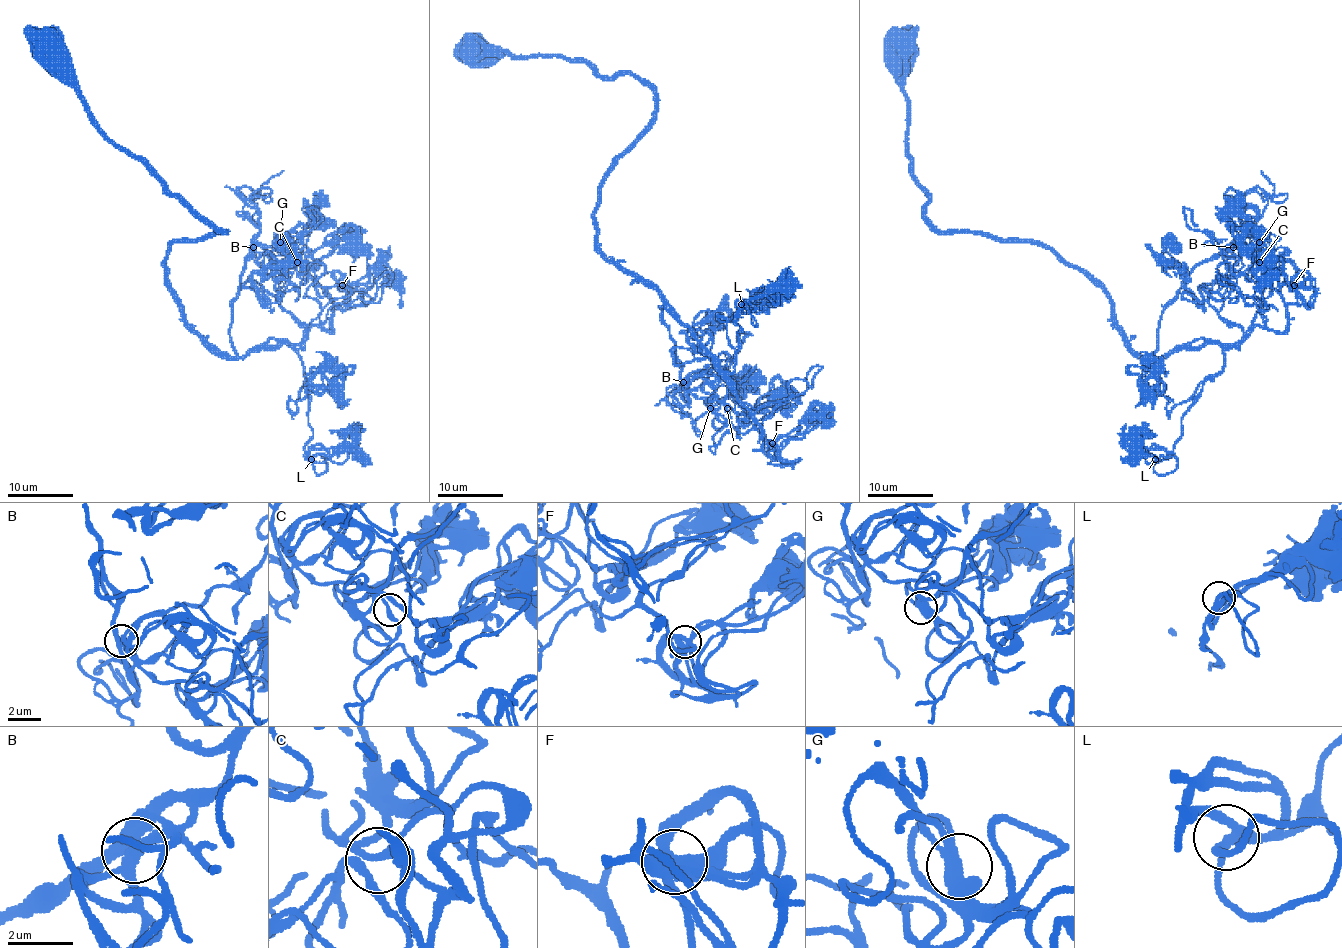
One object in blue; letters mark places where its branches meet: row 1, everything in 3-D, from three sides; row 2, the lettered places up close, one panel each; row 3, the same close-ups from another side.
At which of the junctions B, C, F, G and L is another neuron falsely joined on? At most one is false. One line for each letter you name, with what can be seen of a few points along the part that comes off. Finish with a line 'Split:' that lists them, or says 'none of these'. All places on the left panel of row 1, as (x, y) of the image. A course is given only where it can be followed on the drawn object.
Split: none of these

